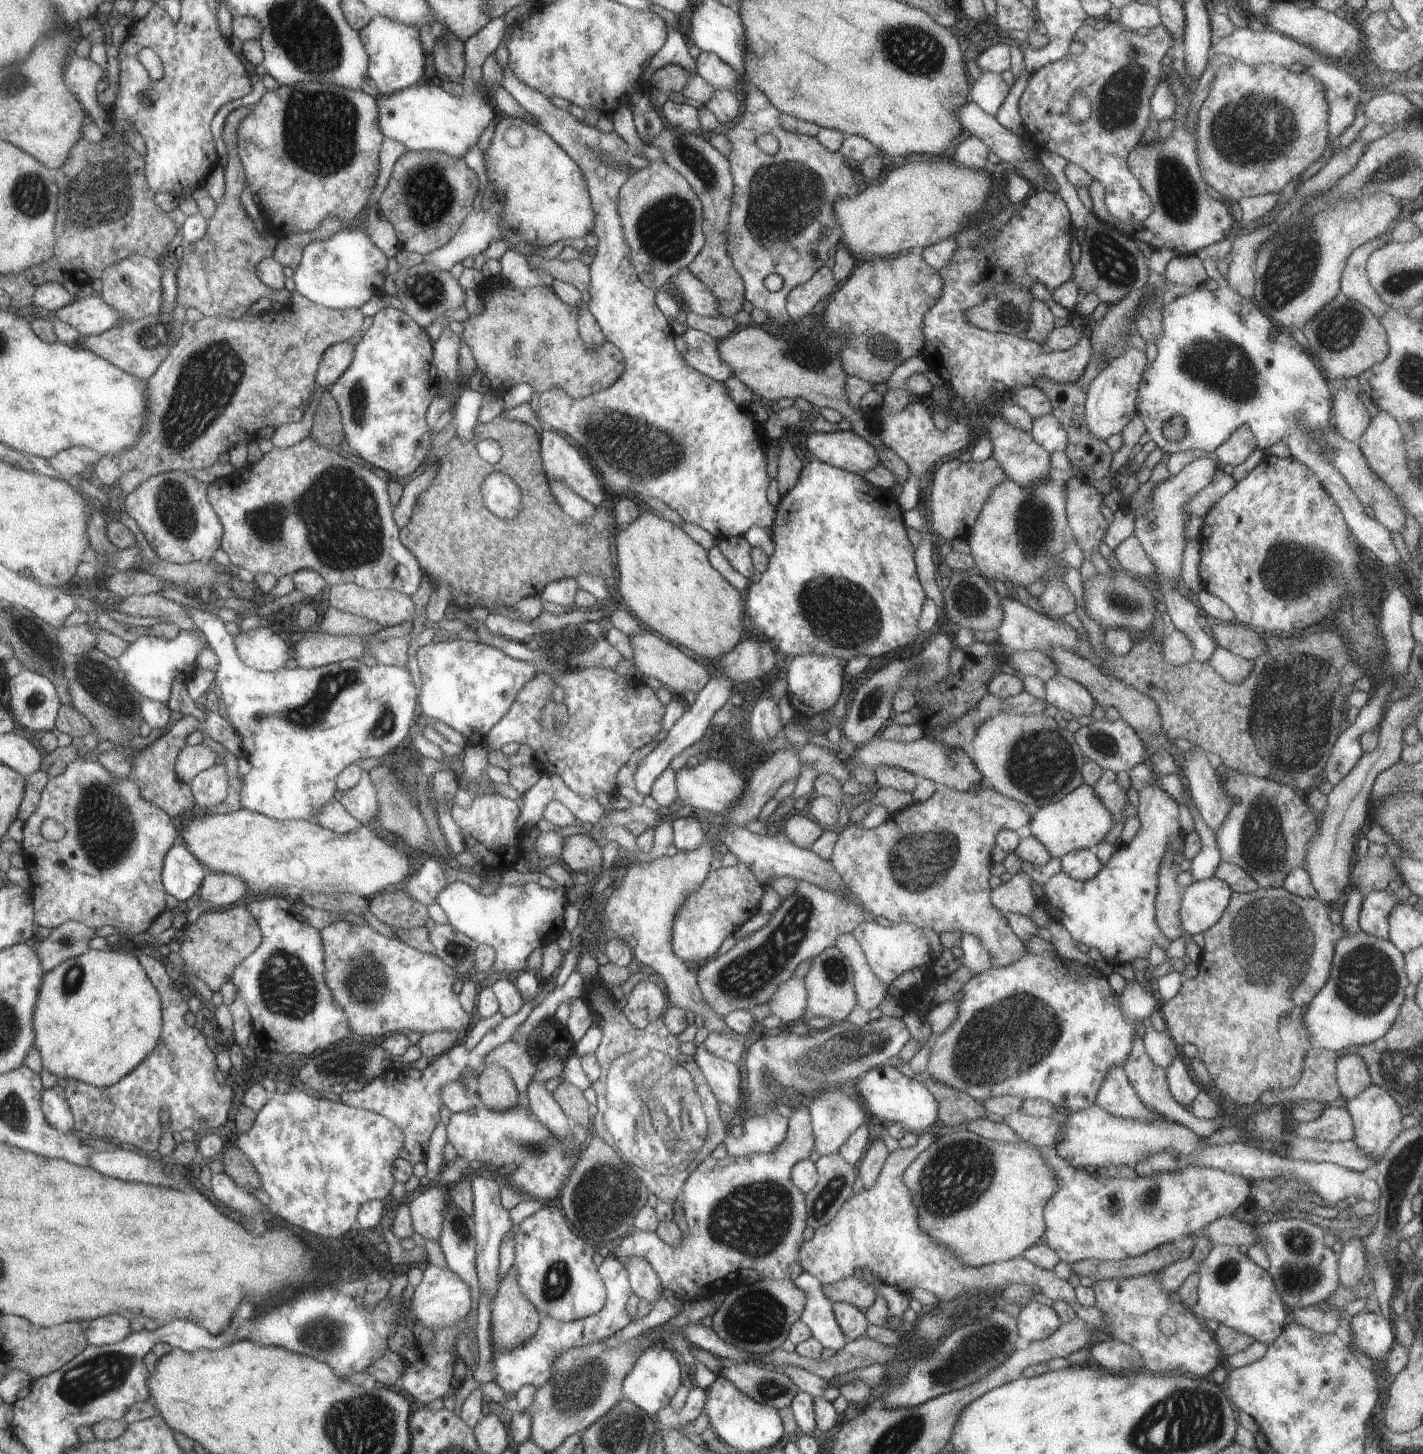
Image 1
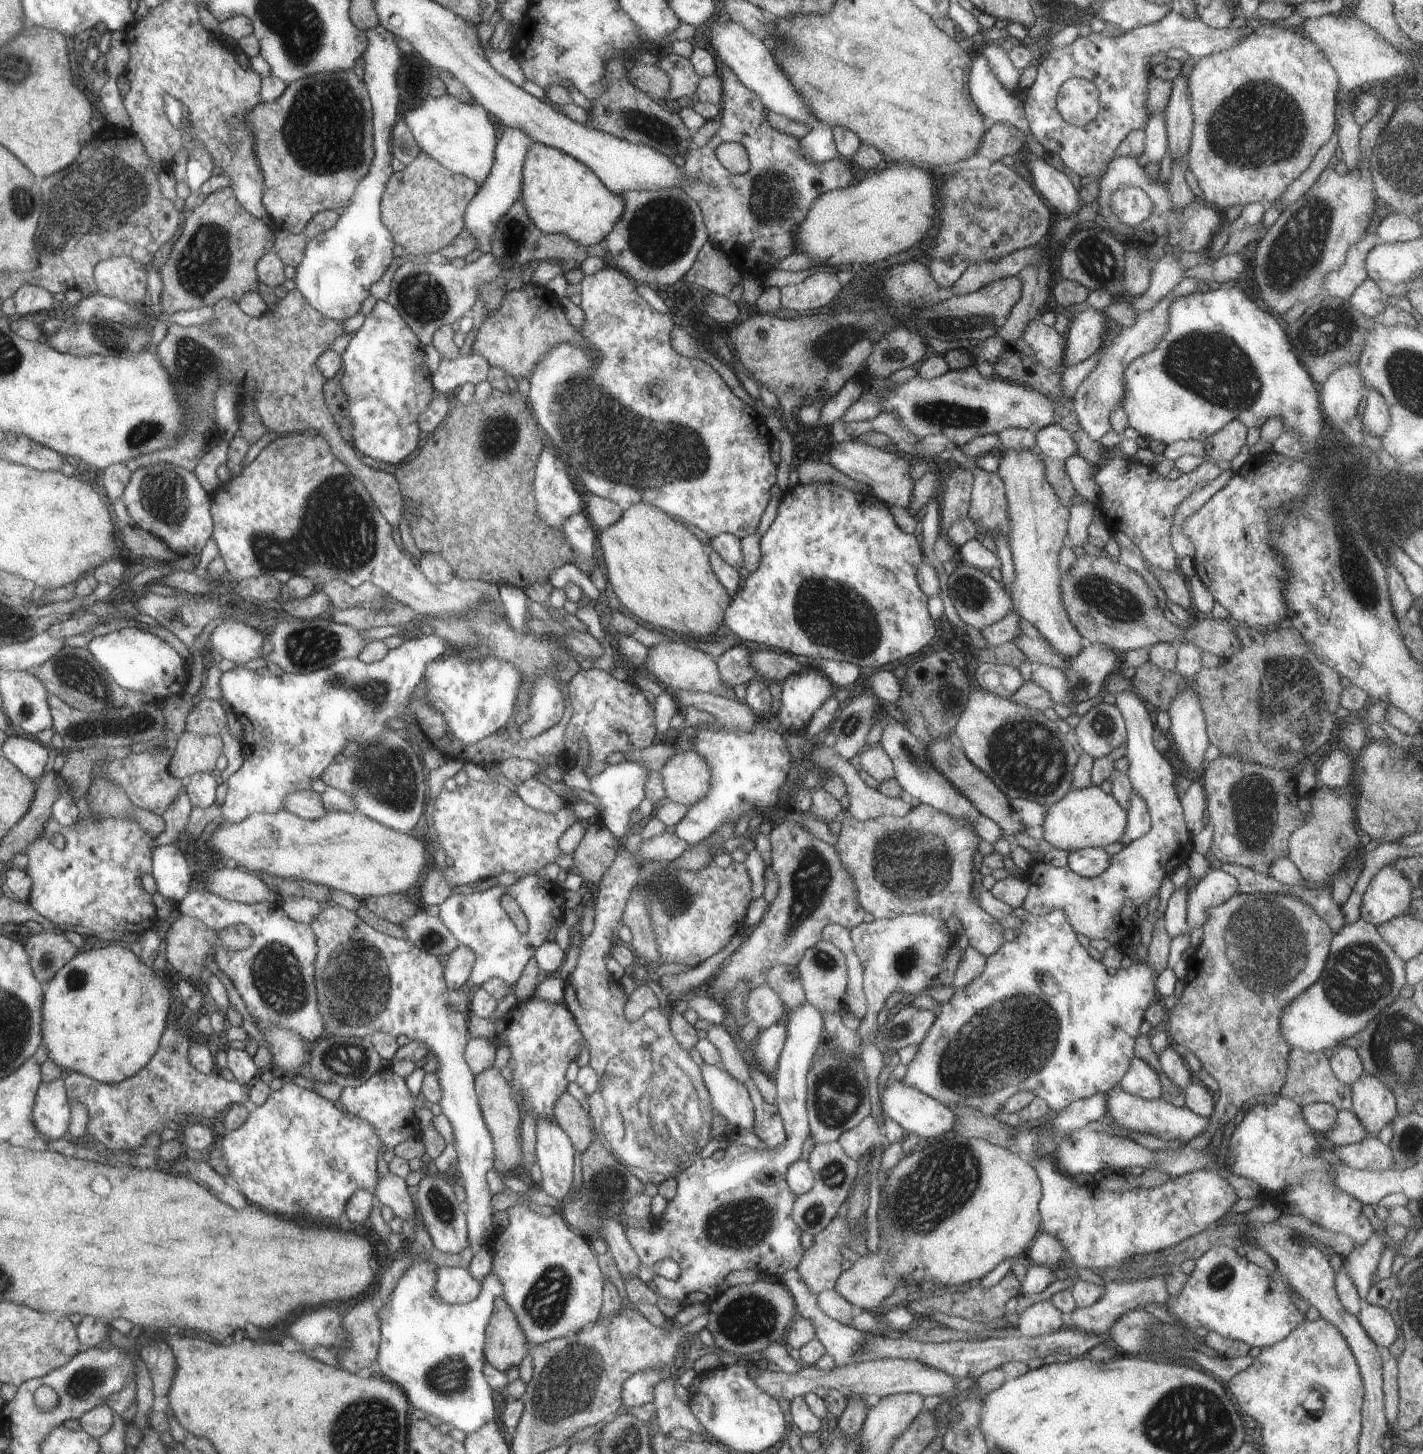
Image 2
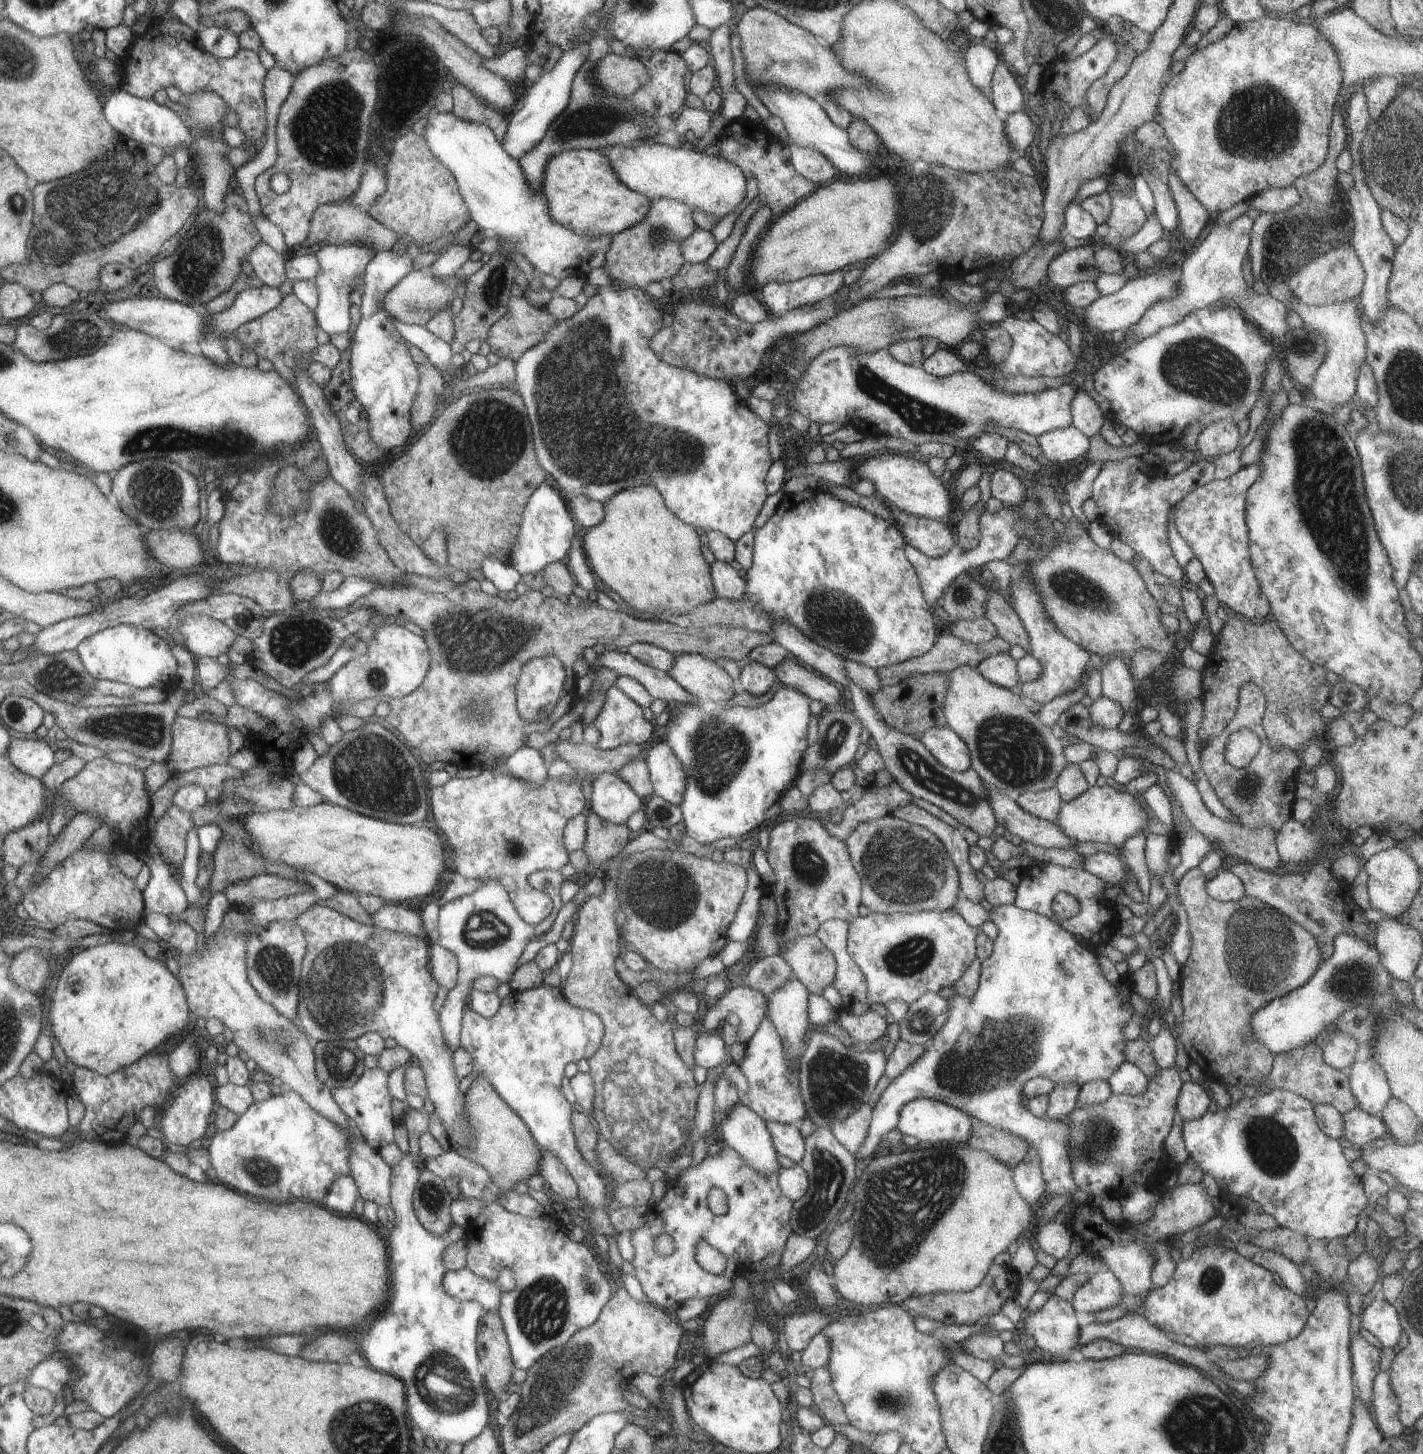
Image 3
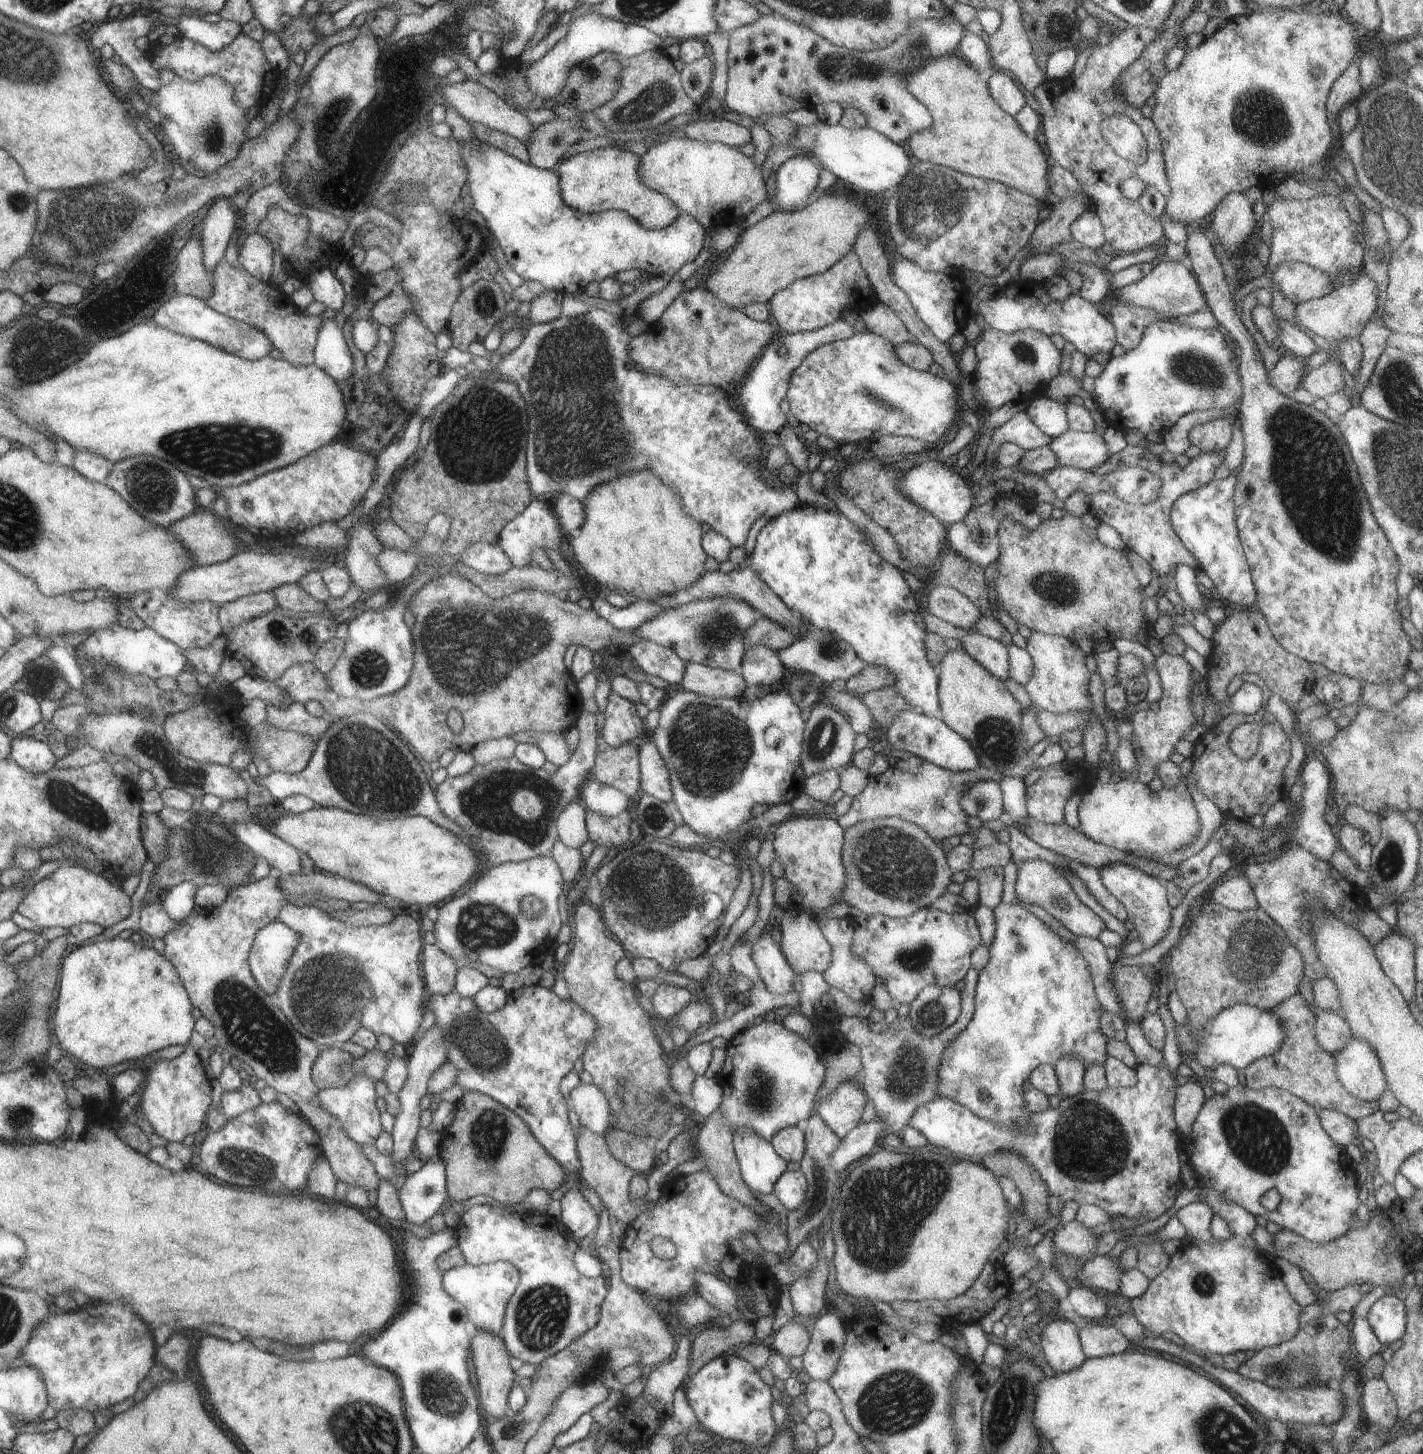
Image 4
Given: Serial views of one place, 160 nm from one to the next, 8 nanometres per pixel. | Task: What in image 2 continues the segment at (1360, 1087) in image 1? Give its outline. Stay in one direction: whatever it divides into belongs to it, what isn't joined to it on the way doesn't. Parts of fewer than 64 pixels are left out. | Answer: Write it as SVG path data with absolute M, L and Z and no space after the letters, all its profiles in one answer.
M1345 1044L1334 1047L1328 1053L1330 1066L1342 1084L1353 1086L1363 1075L1363 1062L1358 1053Z

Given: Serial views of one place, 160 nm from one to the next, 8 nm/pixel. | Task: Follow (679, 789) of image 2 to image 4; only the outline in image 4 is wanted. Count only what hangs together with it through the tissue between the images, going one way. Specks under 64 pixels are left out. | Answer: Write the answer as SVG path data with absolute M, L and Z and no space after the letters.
M646 741L639 748L641 790L665 803L673 804L670 771L654 741Z

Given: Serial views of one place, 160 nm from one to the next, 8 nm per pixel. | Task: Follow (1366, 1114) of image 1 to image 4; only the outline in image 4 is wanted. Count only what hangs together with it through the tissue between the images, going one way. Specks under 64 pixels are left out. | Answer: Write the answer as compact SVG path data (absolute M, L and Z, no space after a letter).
M1353 1036L1334 1056L1337 1075L1352 1096L1371 1103L1387 1090L1382 1064L1367 1042Z

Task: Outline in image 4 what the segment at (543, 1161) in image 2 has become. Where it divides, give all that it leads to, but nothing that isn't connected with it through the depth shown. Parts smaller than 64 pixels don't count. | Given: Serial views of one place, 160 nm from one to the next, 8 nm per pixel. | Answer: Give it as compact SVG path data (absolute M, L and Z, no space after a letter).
M574 1186L568 1190L561 1200L562 1212L560 1212L560 1223L564 1224L574 1238L582 1240L593 1238L598 1231L599 1216L584 1196Z

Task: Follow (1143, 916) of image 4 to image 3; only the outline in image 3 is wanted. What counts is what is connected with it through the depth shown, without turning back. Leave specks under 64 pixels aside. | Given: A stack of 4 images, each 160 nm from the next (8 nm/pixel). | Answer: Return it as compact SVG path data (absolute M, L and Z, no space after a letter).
M1098 851L1083 858L1083 869L1098 878L1105 880L1109 885L1123 888L1126 877L1126 864L1116 855Z

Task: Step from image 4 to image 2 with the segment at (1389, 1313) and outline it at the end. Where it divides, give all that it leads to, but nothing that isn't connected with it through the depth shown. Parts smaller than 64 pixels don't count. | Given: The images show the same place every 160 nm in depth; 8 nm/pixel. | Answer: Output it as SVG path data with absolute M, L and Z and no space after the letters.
M1368 1305L1366 1308L1360 1309L1356 1315L1368 1336L1378 1346L1389 1348L1396 1342L1398 1328L1385 1308Z

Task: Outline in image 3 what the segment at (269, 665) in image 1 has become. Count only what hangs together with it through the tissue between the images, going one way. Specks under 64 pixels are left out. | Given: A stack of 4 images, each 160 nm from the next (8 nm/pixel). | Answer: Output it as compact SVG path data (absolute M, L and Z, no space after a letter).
M188 615L183 621L176 622L174 627L186 639L184 647L195 658L217 658L227 654L234 644L237 634L231 631L225 622L206 615Z

